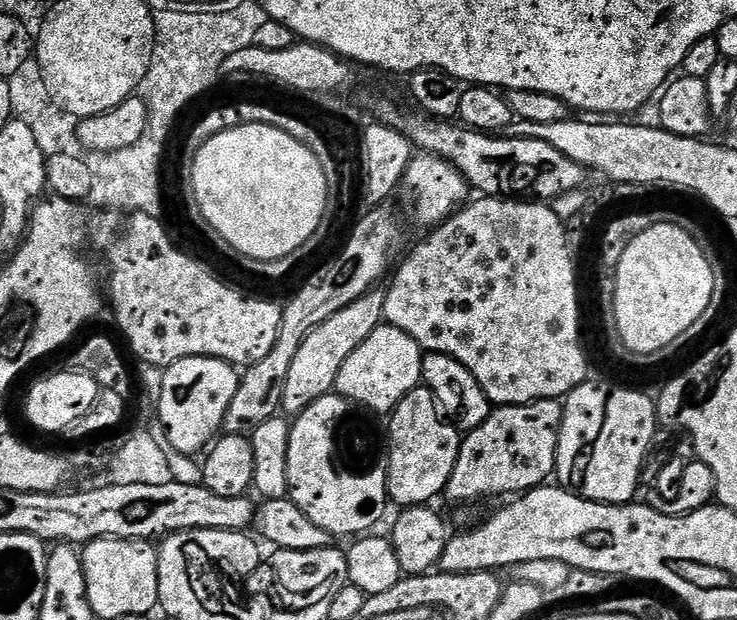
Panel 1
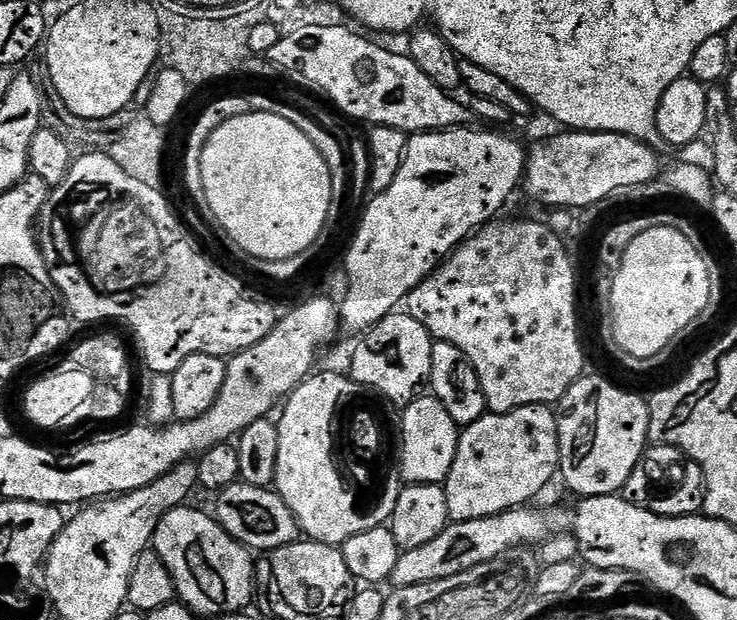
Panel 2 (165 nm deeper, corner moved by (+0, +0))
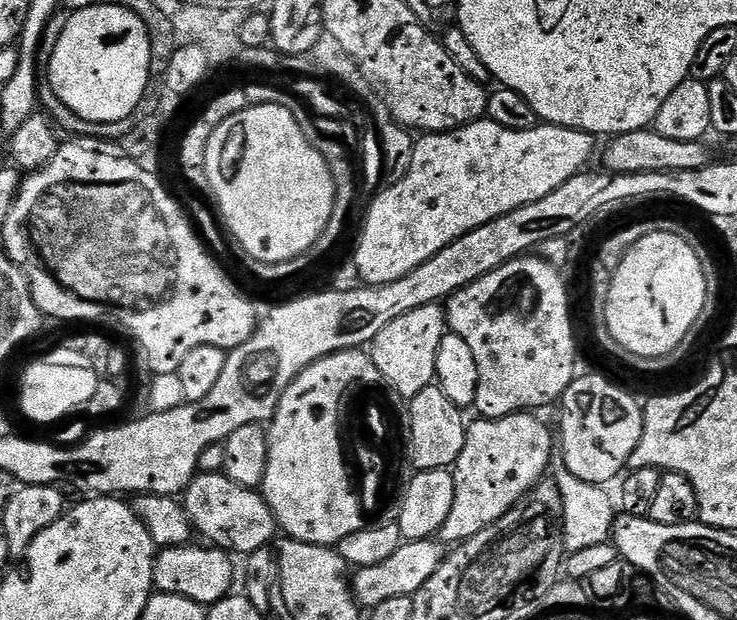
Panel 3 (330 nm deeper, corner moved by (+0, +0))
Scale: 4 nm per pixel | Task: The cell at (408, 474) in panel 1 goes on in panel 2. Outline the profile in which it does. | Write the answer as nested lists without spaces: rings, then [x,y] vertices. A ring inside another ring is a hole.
[[[431,394],[417,395],[404,410],[404,421],[400,428],[398,424],[401,481],[405,485],[443,485],[450,474],[450,466],[454,466],[454,454],[458,450],[461,429],[454,418],[446,414],[446,406],[442,406],[442,402]]]

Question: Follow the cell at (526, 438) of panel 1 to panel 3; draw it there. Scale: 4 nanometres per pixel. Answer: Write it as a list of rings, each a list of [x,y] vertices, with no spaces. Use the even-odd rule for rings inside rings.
[[[531,411],[515,412],[506,418],[498,418],[497,420],[485,420],[476,418],[467,425],[464,433],[464,445],[462,446],[462,454],[458,454],[456,463],[451,469],[452,477],[454,478],[454,507],[450,510],[450,518],[446,518],[446,522],[442,522],[442,530],[438,533],[438,539],[445,546],[459,546],[464,541],[474,538],[474,534],[478,534],[482,530],[486,530],[486,526],[490,526],[494,522],[498,522],[498,518],[505,516],[514,505],[520,501],[523,496],[527,496],[541,480],[545,479],[548,468],[548,463],[552,460],[552,448],[554,452],[554,432],[547,428],[542,421],[539,420],[539,415],[533,414]]]

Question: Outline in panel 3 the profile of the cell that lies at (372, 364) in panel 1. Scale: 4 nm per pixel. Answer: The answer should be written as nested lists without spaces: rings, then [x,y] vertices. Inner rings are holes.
[[[431,304],[418,310],[410,310],[410,314],[402,314],[402,318],[394,318],[394,322],[390,322],[390,326],[386,326],[382,334],[372,340],[370,355],[374,366],[378,366],[378,374],[382,374],[385,385],[397,397],[400,395],[411,398],[422,390],[433,387],[438,346],[445,334],[445,309],[439,304]]]

